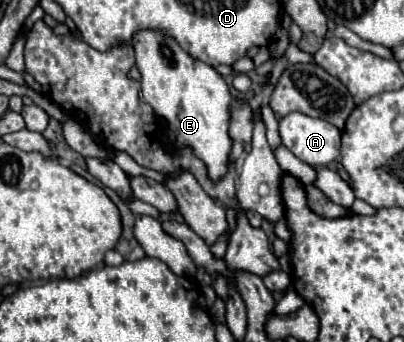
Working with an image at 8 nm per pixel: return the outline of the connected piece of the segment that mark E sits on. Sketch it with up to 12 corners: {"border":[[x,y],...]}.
{"border":[[160,31],[134,37],[142,99],[212,183],[230,167],[232,95]]}

